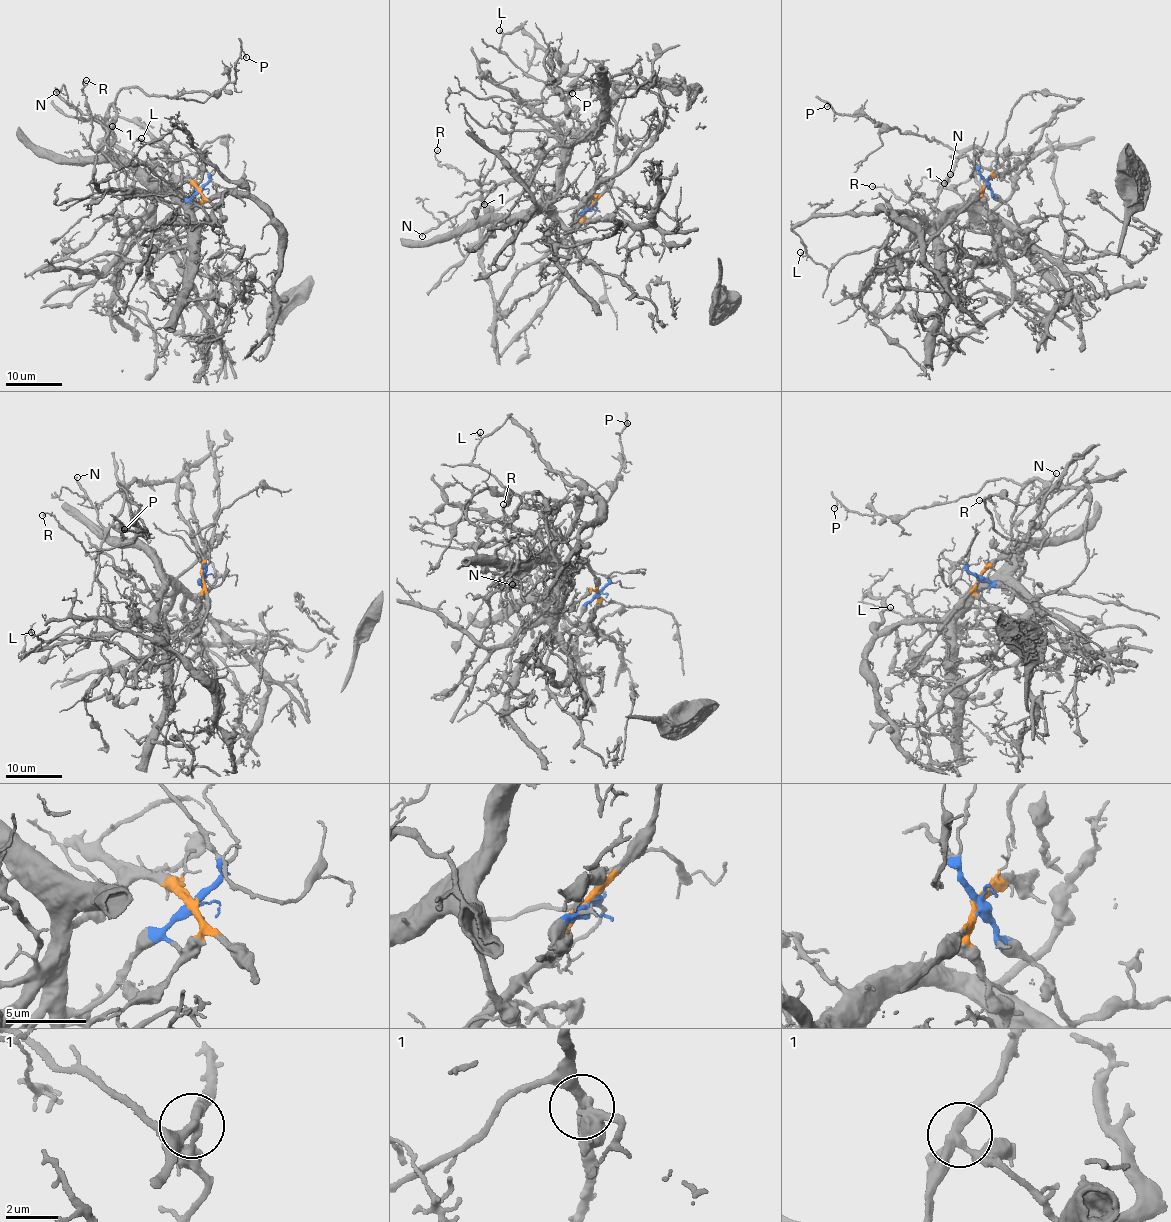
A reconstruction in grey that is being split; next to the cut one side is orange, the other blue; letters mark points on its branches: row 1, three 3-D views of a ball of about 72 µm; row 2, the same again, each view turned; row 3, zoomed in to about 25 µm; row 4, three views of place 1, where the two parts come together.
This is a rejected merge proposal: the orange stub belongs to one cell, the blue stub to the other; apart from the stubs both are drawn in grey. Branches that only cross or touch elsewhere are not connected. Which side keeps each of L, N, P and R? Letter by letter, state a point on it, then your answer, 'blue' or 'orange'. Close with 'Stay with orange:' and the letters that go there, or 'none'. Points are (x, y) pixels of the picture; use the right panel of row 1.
L: at (800, 252); orange
N: at (950, 174); orange
P: at (827, 106); orange
R: at (872, 186); orange
Stay with orange: L, N, P, R

